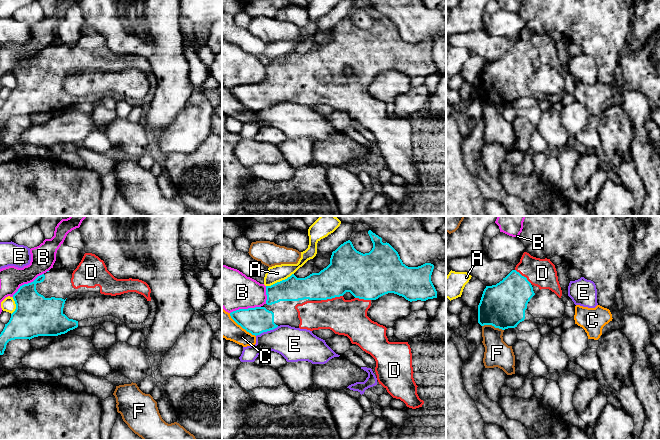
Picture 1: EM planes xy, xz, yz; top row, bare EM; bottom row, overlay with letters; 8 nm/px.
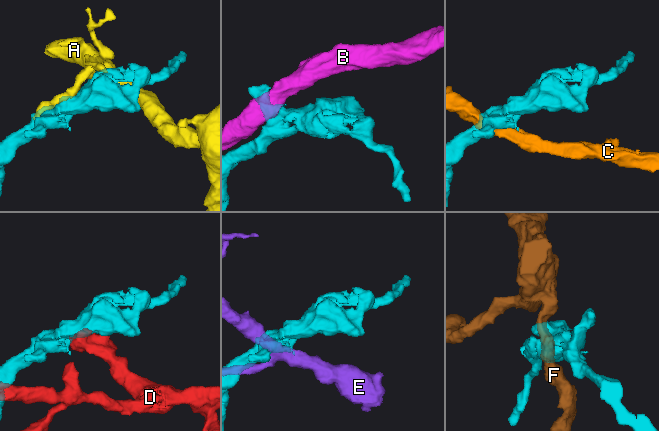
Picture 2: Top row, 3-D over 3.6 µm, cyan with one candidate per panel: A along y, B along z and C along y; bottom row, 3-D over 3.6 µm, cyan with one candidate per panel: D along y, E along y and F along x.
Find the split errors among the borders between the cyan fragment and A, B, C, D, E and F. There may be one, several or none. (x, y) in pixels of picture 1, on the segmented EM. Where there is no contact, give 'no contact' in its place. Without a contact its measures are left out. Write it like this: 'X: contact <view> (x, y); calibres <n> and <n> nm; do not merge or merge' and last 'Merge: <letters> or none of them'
A: contact xz (280, 281); calibres 190 and 140 nm; do not merge
B: contact xy (28, 283); calibres 320 and 200 nm; do not merge
C: contact xz (241, 326); calibres 220 and 190 nm; do not merge
D: contact xz (331, 298); calibres 320 and 280 nm; merge
E: contact xz (267, 330); calibres 220 and 280 nm; do not merge
F: contact yz (493, 325); calibres 360 and 220 nm; do not merge
Merge: D

